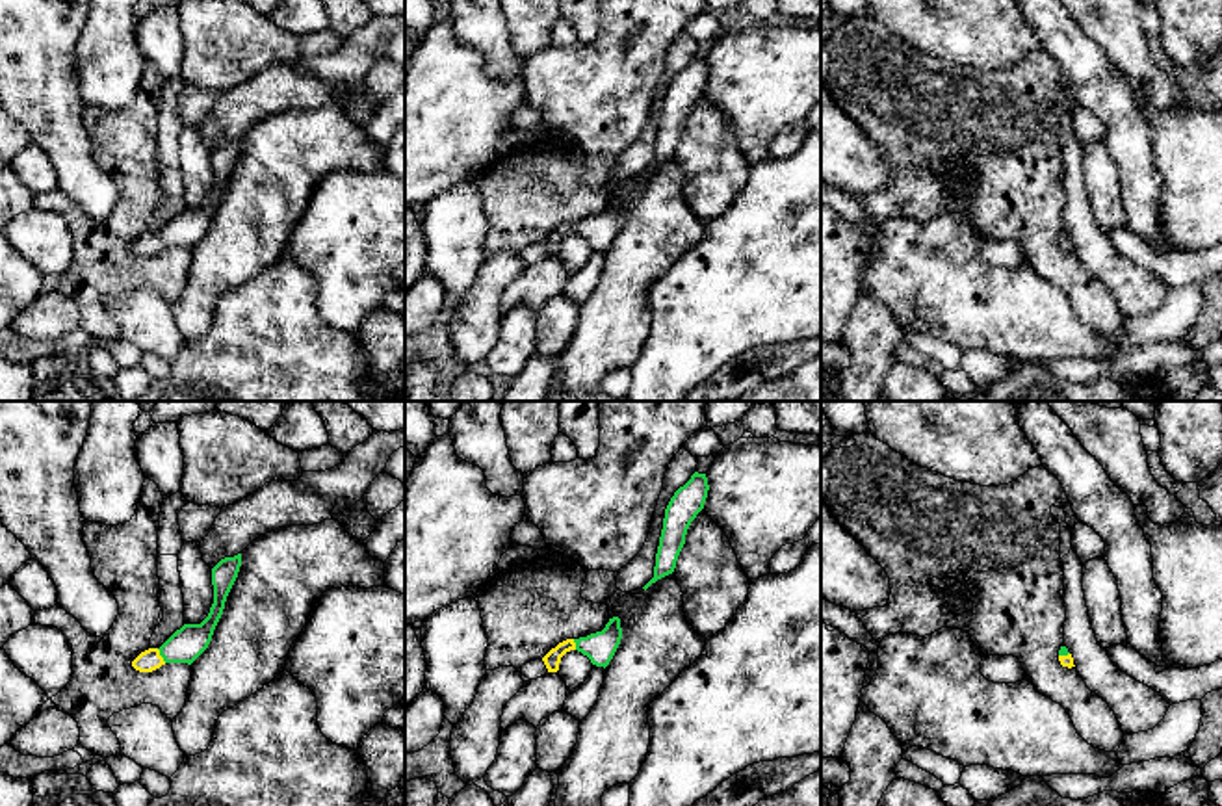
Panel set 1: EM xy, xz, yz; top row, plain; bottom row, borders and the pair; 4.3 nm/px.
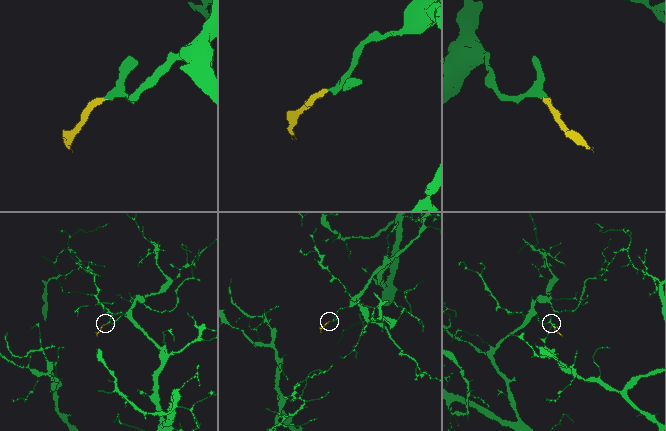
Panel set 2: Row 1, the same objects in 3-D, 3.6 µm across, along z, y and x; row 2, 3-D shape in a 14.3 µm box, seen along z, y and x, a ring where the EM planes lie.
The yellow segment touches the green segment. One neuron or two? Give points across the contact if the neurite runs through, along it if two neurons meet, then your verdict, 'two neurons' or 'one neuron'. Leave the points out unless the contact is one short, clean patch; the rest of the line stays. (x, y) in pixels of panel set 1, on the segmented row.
way xy (149, 660), (160, 656), (190, 641); one neuron

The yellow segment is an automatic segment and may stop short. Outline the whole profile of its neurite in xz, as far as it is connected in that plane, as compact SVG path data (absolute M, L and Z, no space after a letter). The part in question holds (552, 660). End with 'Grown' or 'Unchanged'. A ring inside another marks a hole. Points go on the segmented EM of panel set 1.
M613 617L613 618L609 618L609 622L605 624L605 628L602 631L591 633L591 635L579 637L579 639L566 639L563 643L559 643L555 648L552 648L542 657L542 661L548 669L548 672L557 672L561 657L570 650L578 650L583 656L587 656L592 665L605 669L609 665L609 661L613 659L613 656L620 644L620 639L622 639L620 618Z. Grown

